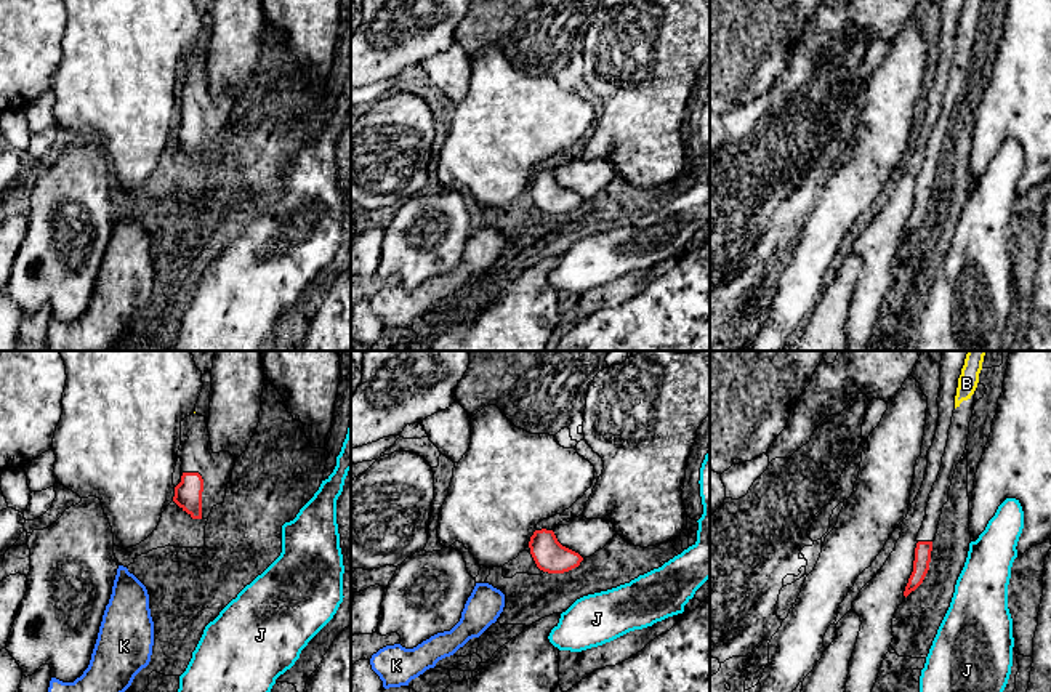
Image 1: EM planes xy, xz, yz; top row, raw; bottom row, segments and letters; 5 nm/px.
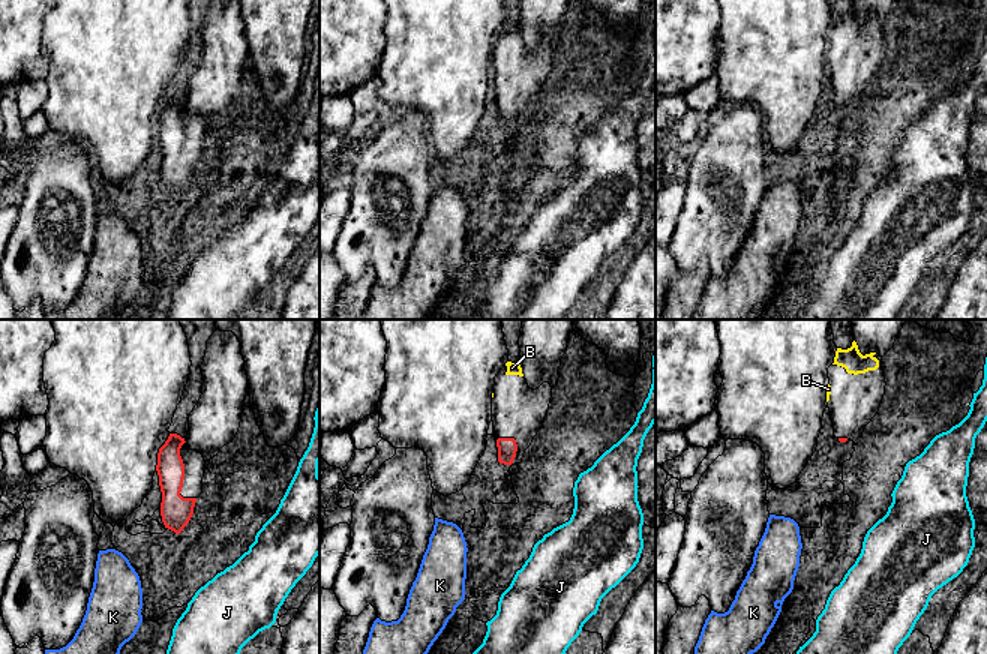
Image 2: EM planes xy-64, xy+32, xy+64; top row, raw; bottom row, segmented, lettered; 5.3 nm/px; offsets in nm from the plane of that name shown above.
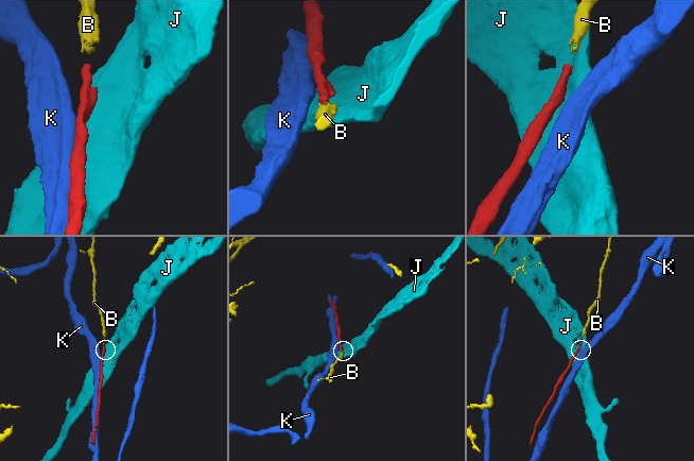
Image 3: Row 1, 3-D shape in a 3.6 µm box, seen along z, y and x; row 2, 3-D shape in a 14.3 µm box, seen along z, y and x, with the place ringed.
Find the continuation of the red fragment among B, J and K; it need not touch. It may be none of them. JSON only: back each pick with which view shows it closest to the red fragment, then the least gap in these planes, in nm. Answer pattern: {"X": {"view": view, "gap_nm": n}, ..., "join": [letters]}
{"B": {"view": "yz", "gap_nm": 700}, "join": ["B"]}

